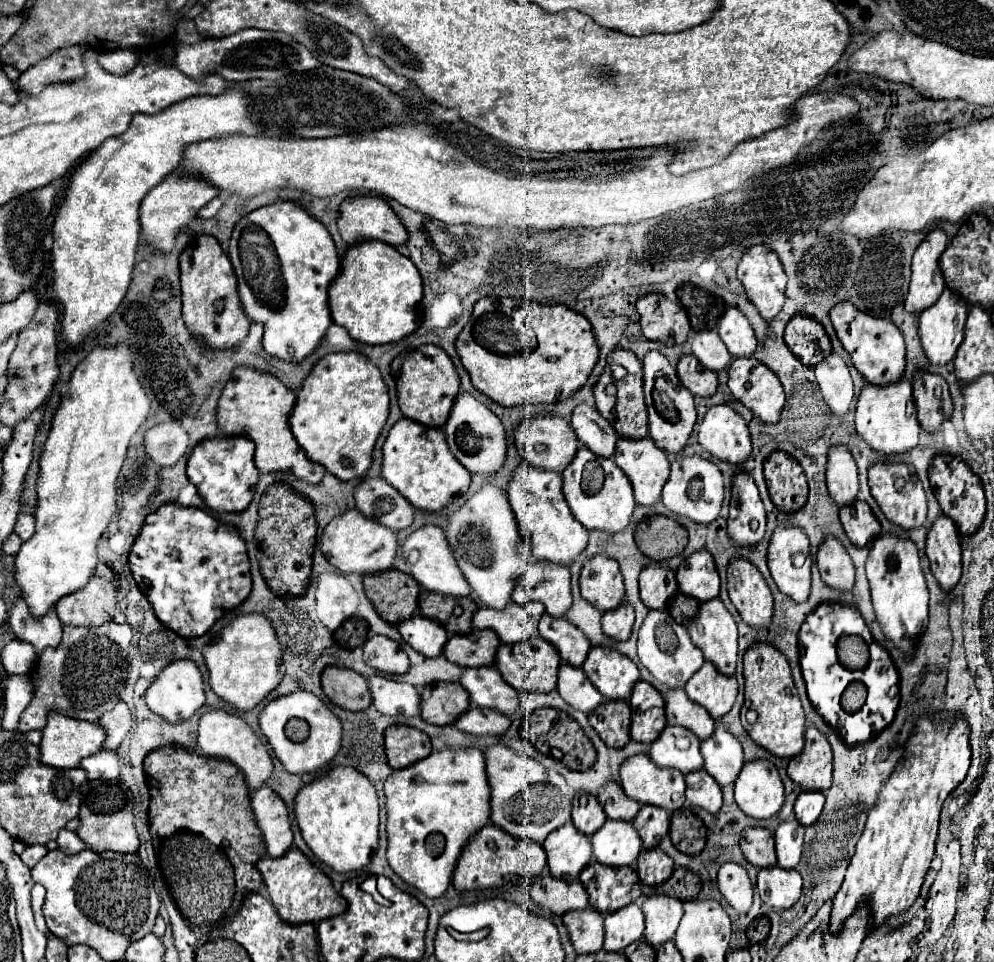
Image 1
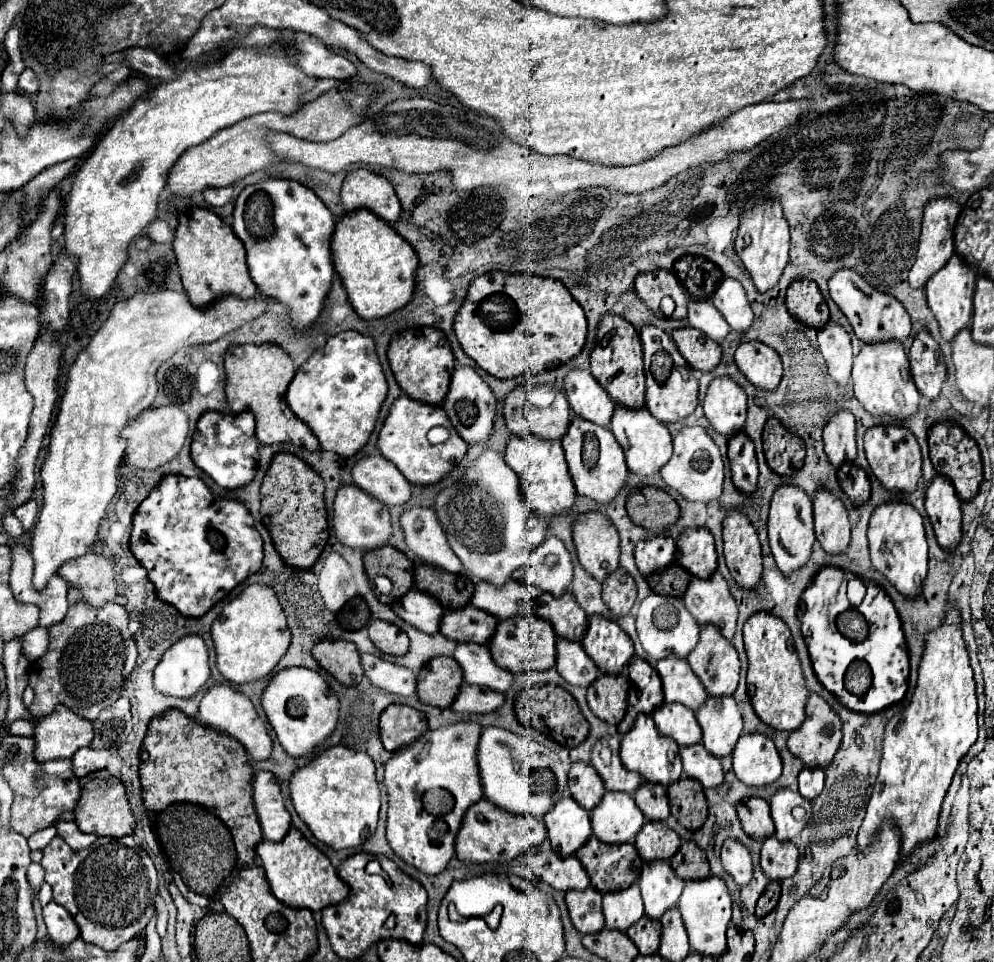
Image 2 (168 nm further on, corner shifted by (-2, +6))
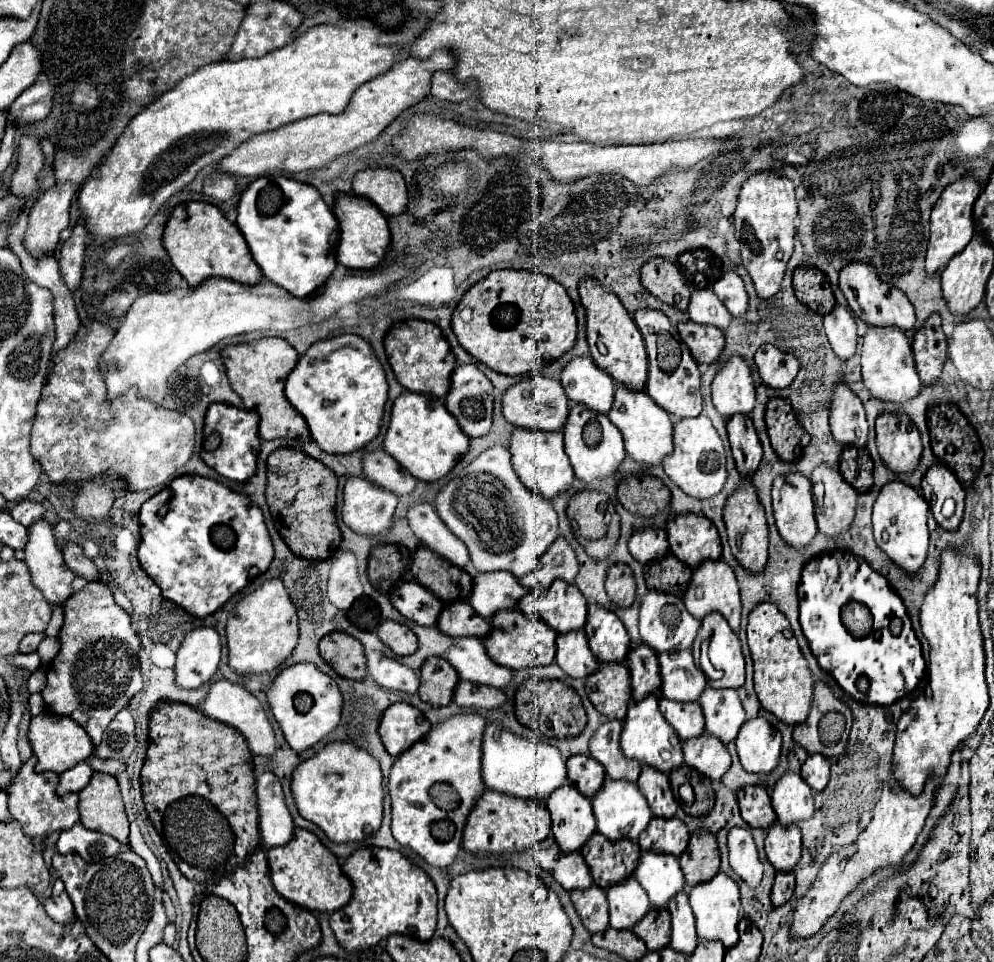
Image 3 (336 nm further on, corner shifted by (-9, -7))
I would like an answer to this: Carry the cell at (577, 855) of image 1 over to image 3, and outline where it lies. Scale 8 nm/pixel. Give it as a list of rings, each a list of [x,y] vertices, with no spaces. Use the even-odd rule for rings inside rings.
[[[572,784],[556,788],[548,796],[546,808],[552,816],[552,832],[556,842],[564,852],[580,850],[580,846],[596,832],[590,798],[580,794]]]

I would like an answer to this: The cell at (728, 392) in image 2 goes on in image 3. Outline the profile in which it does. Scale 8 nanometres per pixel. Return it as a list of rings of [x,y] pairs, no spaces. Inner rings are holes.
[[[732,354],[716,372],[712,382],[712,402],[722,418],[748,414],[754,408],[754,380],[750,366],[740,354]]]

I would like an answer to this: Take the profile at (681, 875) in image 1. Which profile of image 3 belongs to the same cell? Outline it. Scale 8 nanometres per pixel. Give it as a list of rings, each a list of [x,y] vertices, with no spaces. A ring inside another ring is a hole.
[[[696,828],[688,842],[688,848],[678,858],[686,884],[694,886],[696,882],[706,882],[718,874],[720,850],[716,836],[706,828]]]

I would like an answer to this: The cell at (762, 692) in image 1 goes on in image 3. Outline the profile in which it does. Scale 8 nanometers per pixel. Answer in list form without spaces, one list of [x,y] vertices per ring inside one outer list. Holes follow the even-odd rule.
[[[762,602],[752,610],[748,616],[748,646],[754,660],[754,690],[760,704],[790,726],[804,722],[812,704],[814,680],[800,646],[792,636],[790,622],[776,604]]]

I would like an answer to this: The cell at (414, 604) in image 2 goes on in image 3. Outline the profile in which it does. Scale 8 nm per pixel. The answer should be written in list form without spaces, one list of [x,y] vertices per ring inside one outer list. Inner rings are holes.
[[[414,580],[398,582],[398,586],[390,590],[390,602],[402,616],[422,626],[436,624],[444,606],[438,598],[434,598],[434,594],[430,594],[430,590],[422,588]]]

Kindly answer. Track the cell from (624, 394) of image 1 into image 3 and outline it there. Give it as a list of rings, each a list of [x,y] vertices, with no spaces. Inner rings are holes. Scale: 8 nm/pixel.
[[[582,278],[578,284],[580,300],[586,310],[586,338],[590,344],[590,354],[594,362],[606,370],[616,382],[622,382],[630,388],[644,388],[648,376],[648,356],[640,330],[628,310],[622,306],[618,296],[612,290],[606,290],[596,278]]]

